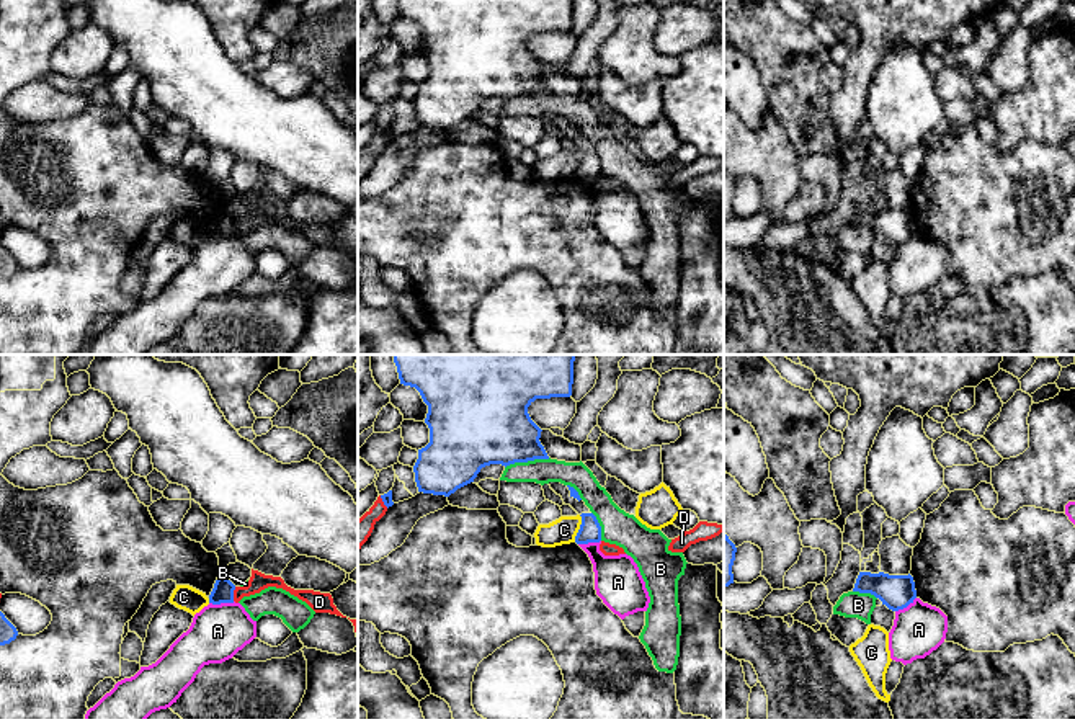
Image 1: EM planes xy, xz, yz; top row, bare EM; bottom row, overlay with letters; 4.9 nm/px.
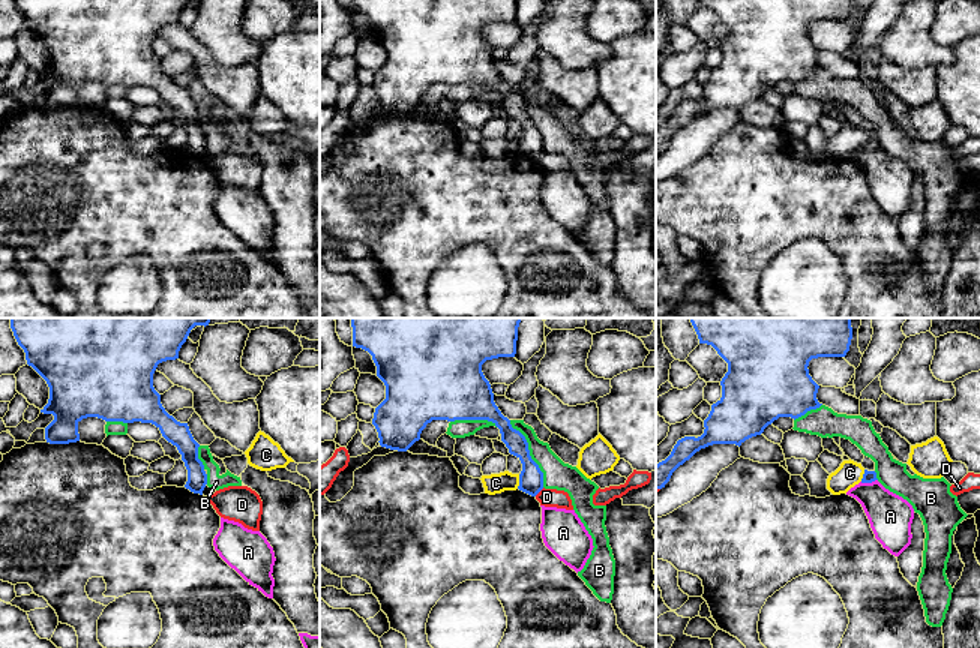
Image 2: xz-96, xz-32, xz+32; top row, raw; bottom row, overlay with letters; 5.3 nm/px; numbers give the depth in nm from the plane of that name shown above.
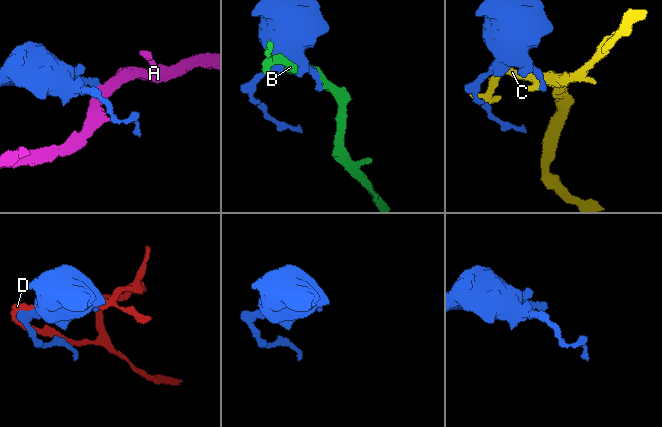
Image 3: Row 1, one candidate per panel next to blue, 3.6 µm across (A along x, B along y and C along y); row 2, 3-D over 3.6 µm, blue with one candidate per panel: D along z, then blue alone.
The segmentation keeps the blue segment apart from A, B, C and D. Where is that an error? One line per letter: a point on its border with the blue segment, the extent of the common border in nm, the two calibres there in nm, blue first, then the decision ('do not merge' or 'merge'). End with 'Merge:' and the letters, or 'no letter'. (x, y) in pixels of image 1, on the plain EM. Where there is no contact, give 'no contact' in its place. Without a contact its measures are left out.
A: xy (221, 236) | 130 nm | 110/280 nm | do not merge
B: xz (526, 95) | 220 nm | 380/130 nm | do not merge
C: xz (580, 162) | 140 nm | 110/130 nm | do not merge
D: xy (232, 227) | 70 nm | 110/90 nm | do not merge
Merge: no letter

